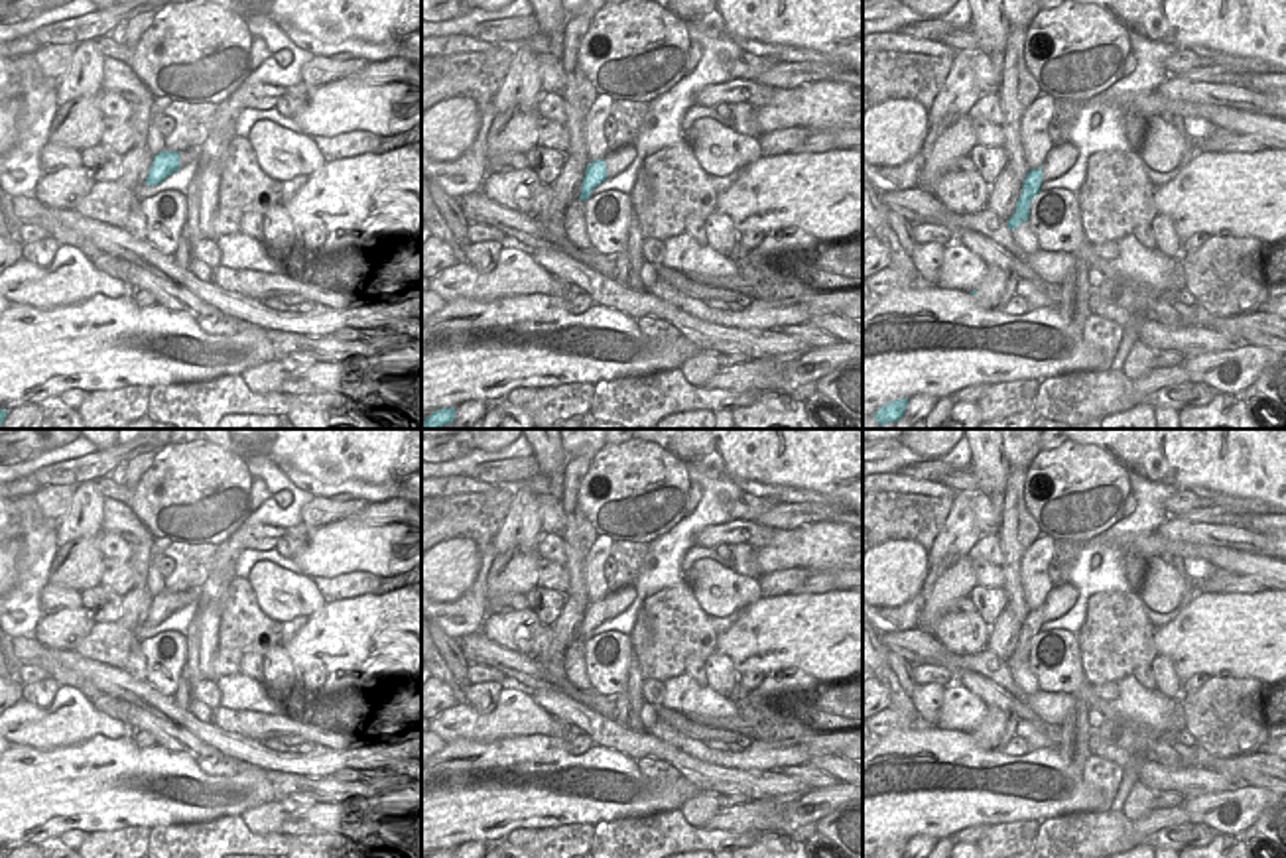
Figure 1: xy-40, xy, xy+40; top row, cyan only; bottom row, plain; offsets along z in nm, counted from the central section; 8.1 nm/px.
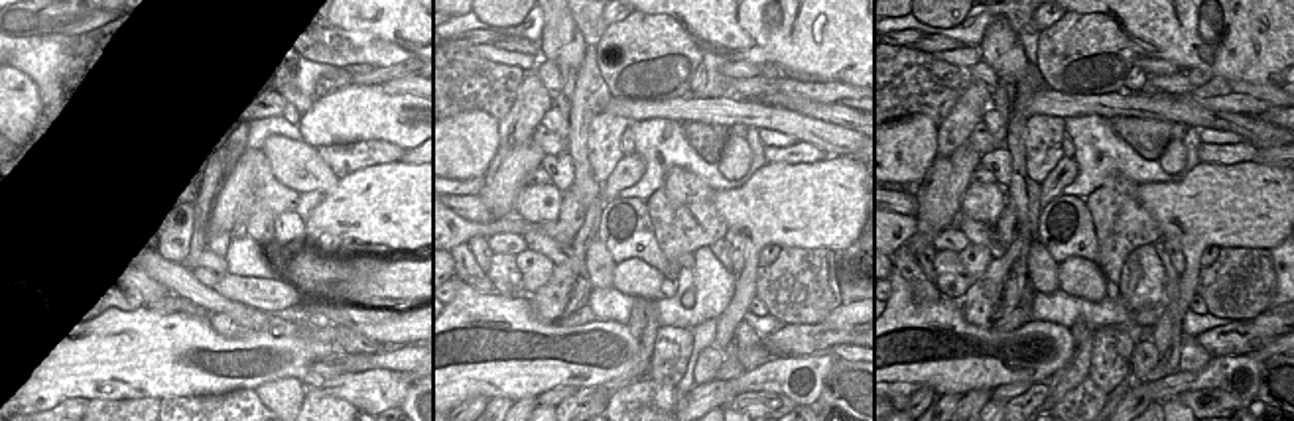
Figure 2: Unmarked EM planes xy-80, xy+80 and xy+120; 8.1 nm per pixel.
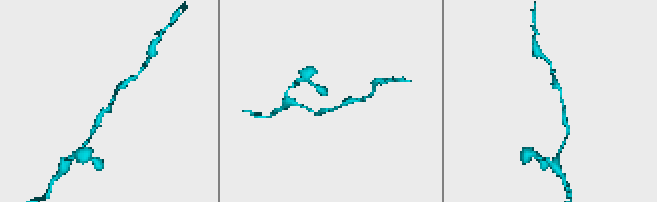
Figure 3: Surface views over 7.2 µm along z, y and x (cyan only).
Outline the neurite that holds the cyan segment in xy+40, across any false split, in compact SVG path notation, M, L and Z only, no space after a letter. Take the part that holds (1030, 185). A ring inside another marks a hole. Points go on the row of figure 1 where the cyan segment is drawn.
M1042 165L1026 173L1014 214L1006 220L1008 230L1016 228L1022 220L1028 220L1030 201L1040 193L1040 185L1042 185Z

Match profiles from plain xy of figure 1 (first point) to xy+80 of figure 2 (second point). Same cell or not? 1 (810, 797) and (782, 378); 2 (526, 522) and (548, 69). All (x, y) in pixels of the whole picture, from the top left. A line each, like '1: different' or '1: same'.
1: same
2: different

